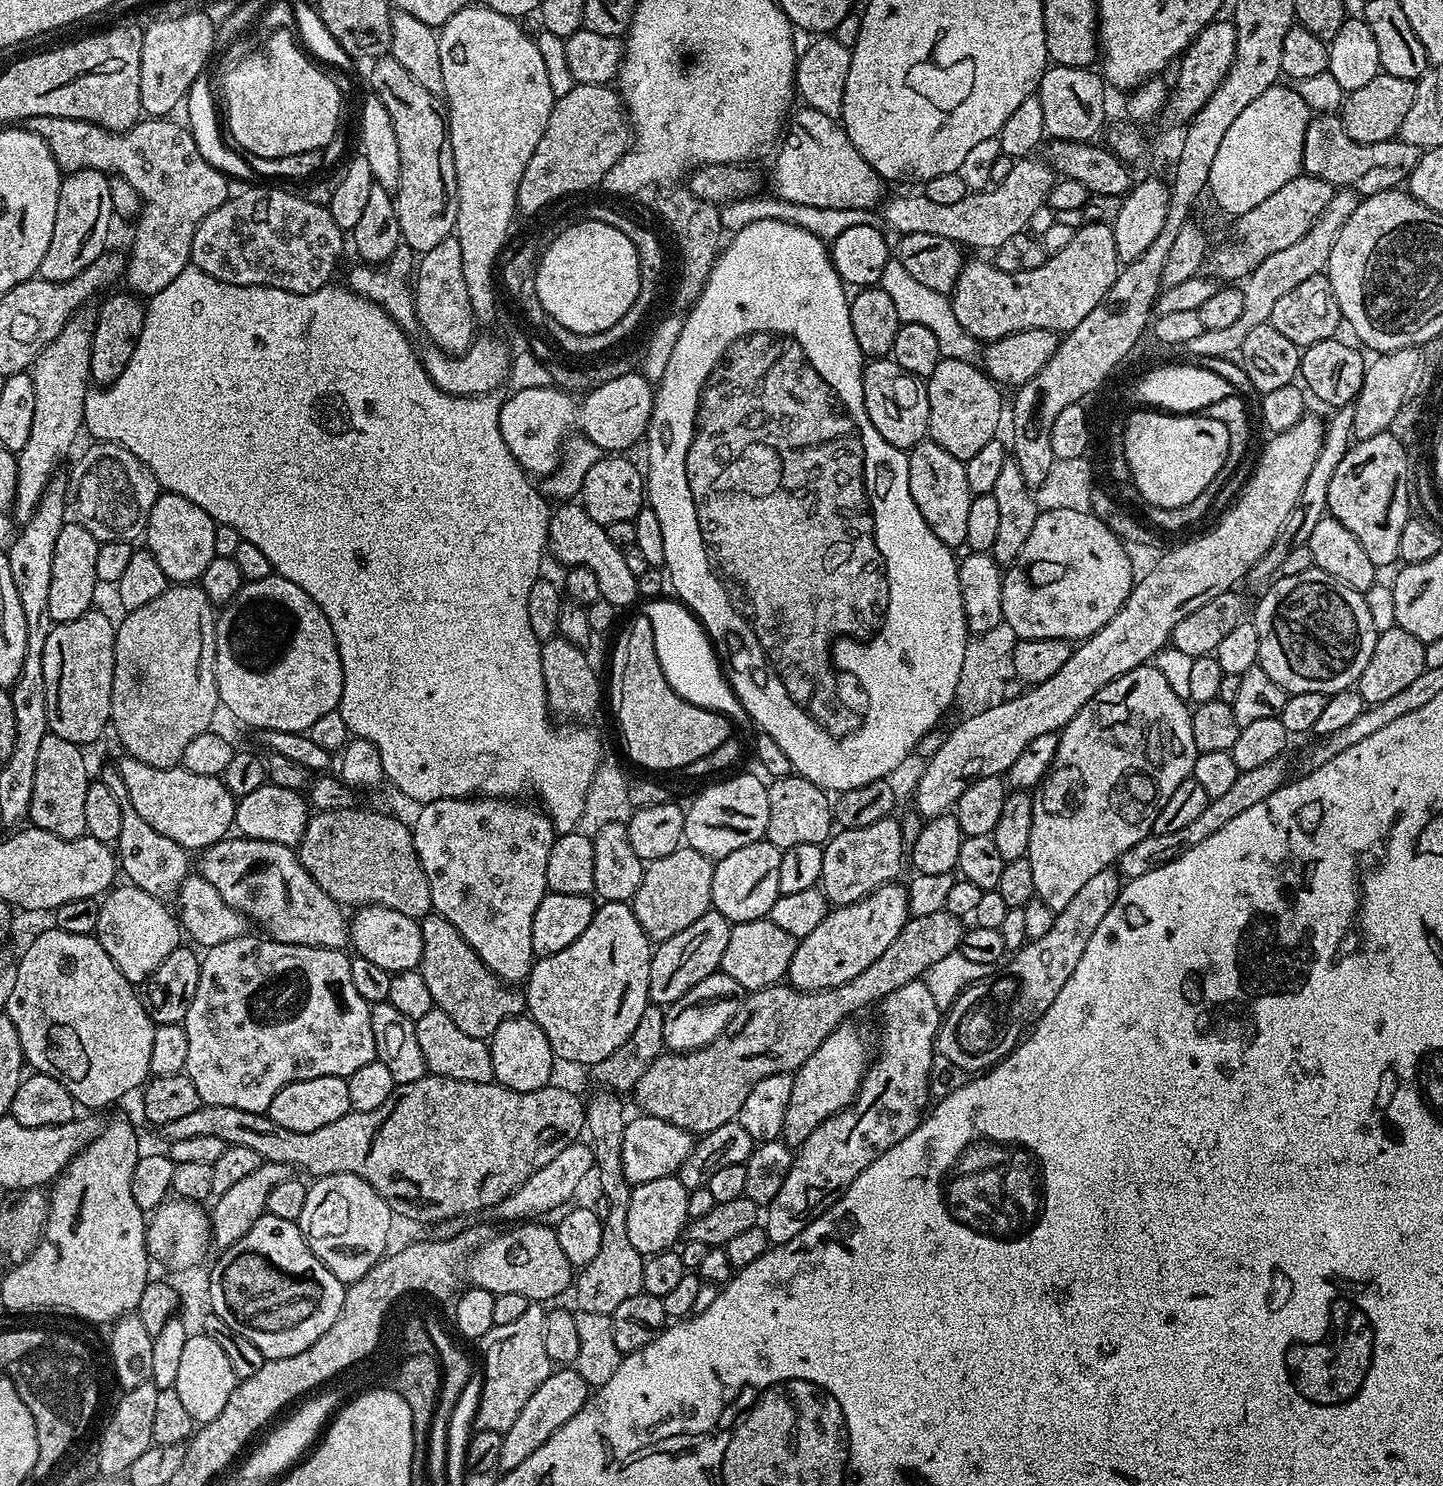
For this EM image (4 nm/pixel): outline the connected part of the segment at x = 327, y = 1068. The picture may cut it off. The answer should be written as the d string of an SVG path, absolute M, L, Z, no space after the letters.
M245 934L230 942L222 942L218 946L207 949L200 962L198 990L194 994L194 1002L190 1002L190 1010L186 1010L184 1029L186 1030L186 1075L194 1082L194 1090L198 1090L201 1101L218 1106L234 1106L234 1110L267 1113L270 1102L274 1102L274 1094L282 1090L290 1082L302 1082L306 1078L326 1078L327 1076L349 1077L354 1070L362 1070L370 1061L376 1059L374 1050L374 1030L370 1030L371 1007L358 994L354 982L350 979L351 959L338 948L311 948L301 944L283 944L271 938L259 940L253 934Z

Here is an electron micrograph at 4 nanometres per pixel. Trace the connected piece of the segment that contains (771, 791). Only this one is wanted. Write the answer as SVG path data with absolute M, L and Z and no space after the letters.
M782 776L768 784L770 822L766 838L774 846L786 849L801 842L825 845L834 832L834 808L829 793L810 782L805 776Z

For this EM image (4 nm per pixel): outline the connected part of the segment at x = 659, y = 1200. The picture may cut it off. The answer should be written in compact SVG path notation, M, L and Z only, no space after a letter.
M673 1174L666 1178L654 1178L654 1182L642 1182L632 1188L630 1200L626 1205L626 1238L630 1238L630 1246L638 1250L640 1255L647 1258L655 1252L666 1252L673 1247L672 1244L685 1231L690 1219L688 1214L689 1189L682 1186L679 1175Z

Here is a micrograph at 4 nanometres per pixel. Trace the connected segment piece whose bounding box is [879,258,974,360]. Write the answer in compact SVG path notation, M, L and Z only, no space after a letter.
M889 258L886 262L882 274L880 275L879 287L890 294L890 299L894 301L894 310L898 310L898 318L901 324L918 322L918 326L926 326L938 338L940 355L946 360L957 360L959 356L968 356L972 352L972 339L974 338L958 318L954 318L952 301L947 295L938 290L929 290L928 287L922 286L912 275L906 271L906 266L895 258Z

